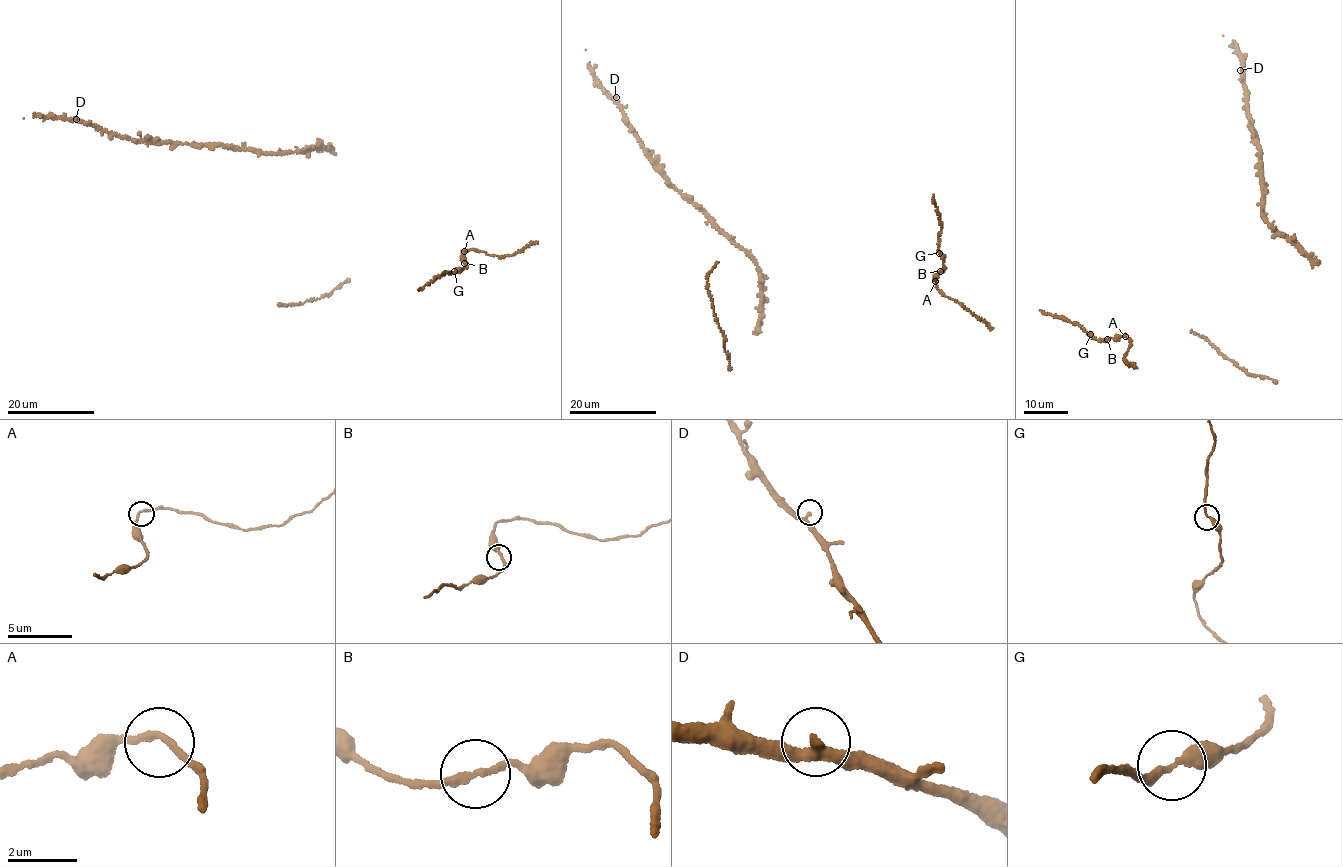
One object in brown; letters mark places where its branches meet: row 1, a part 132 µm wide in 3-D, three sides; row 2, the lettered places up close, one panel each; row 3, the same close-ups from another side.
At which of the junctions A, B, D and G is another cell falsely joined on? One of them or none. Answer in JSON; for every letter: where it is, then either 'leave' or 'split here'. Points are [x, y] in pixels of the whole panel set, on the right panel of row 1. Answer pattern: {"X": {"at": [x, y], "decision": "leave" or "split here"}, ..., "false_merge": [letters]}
{"A": {"at": [1125, 336], "decision": "leave"}, "B": {"at": [1107, 339], "decision": "leave"}, "D": {"at": [1240, 70], "decision": "leave"}, "G": {"at": [1090, 334], "decision": "leave"}, "false_merge": []}

